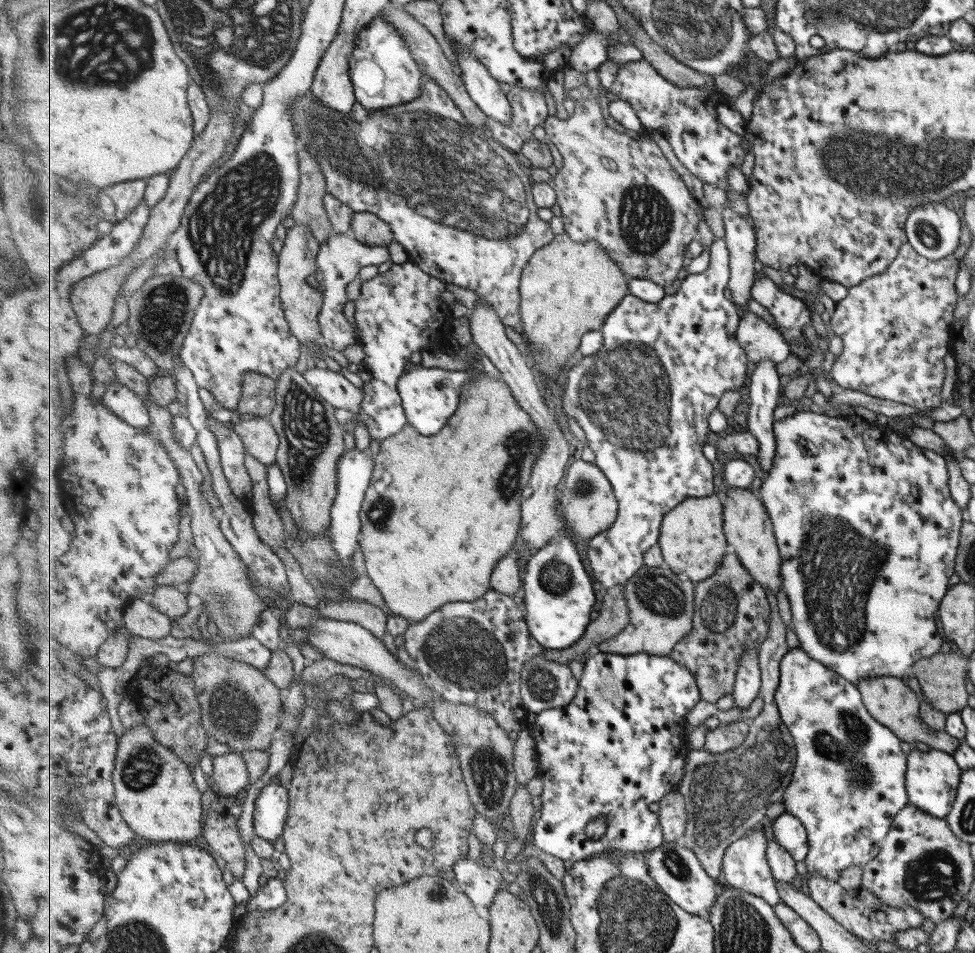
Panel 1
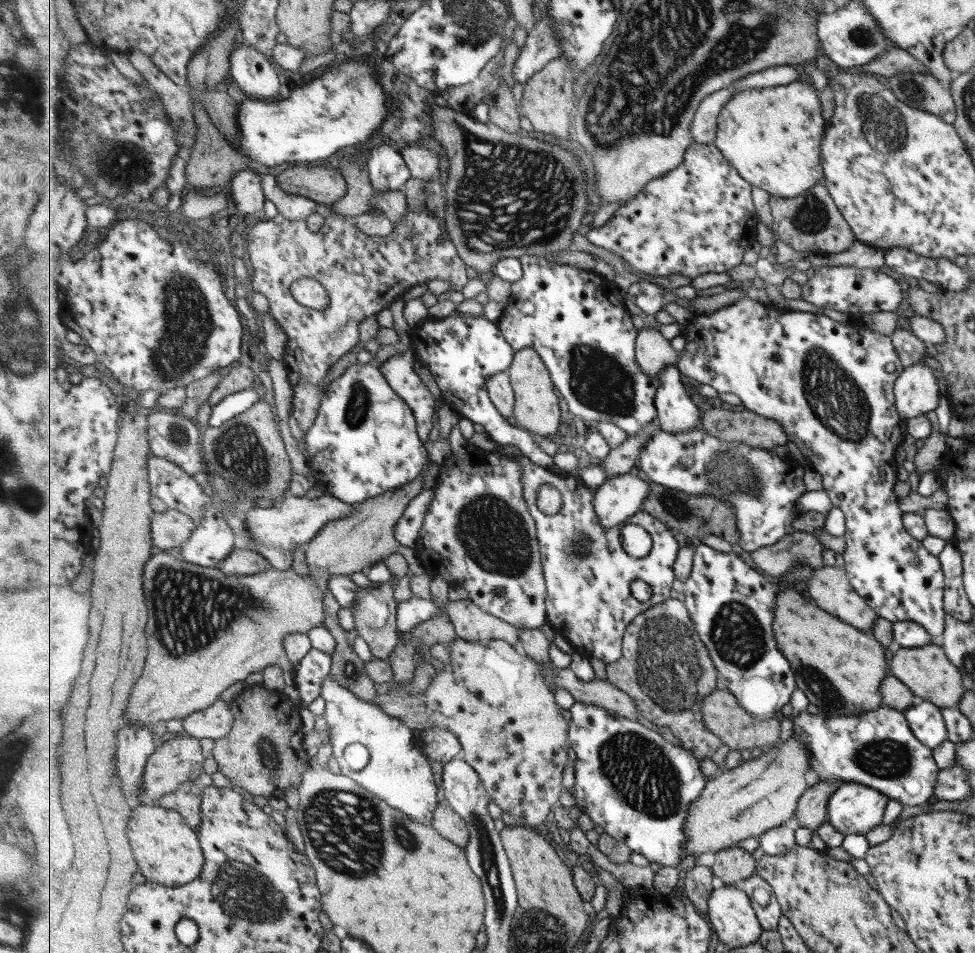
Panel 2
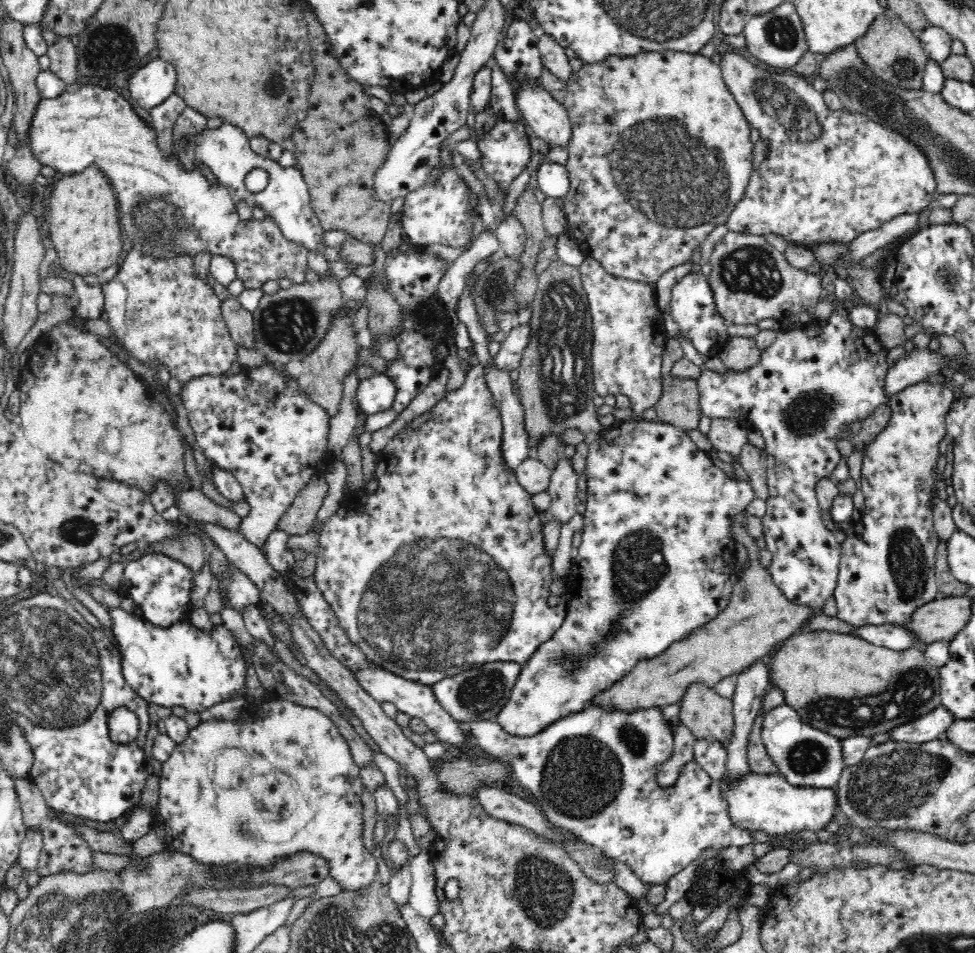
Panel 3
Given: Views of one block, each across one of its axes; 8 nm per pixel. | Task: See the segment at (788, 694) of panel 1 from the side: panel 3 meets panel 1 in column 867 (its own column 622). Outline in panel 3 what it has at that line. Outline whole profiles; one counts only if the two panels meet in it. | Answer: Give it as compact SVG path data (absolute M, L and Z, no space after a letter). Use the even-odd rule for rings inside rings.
M590 705L580 712L572 713L567 718L555 721L543 732L530 737L512 736L502 731L502 728L498 727L497 722L492 719L468 721L466 728L470 729L470 735L474 737L474 743L476 743L478 748L494 756L496 759L502 759L505 760L505 763L511 764L510 766L514 769L514 776L516 776L522 786L530 791L530 794L533 794L538 799L542 814L546 815L546 818L550 819L550 822L564 827L571 834L578 835L578 838L584 839L584 842L592 845L596 850L600 850L600 852L612 856L616 860L620 860L627 867L630 867L630 870L634 871L634 874L638 875L638 878L642 879L642 882L666 884L671 876L678 874L678 872L684 870L693 860L697 859L701 851L707 846L714 846L714 848L720 847L721 849L732 845L746 846L746 844L752 844L754 842L754 835L750 831L738 828L737 825L732 823L727 812L728 804L726 804L725 798L722 797L721 786L718 785L718 781L710 778L710 775L695 761L681 766L680 776L674 785L664 788L658 783L657 773L660 772L660 768L667 761L673 758L674 753L672 733L674 727L664 721L661 709L644 708L634 709L631 712L617 712L617 709L608 710Z

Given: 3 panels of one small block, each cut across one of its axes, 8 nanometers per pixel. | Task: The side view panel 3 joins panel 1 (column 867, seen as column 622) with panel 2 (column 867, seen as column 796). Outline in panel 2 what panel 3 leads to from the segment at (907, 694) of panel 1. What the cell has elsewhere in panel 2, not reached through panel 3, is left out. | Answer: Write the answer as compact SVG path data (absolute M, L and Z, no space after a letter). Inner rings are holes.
M835 566L816 568L806 586L805 595L809 600L860 631L870 630L878 617L850 584L845 569Z

